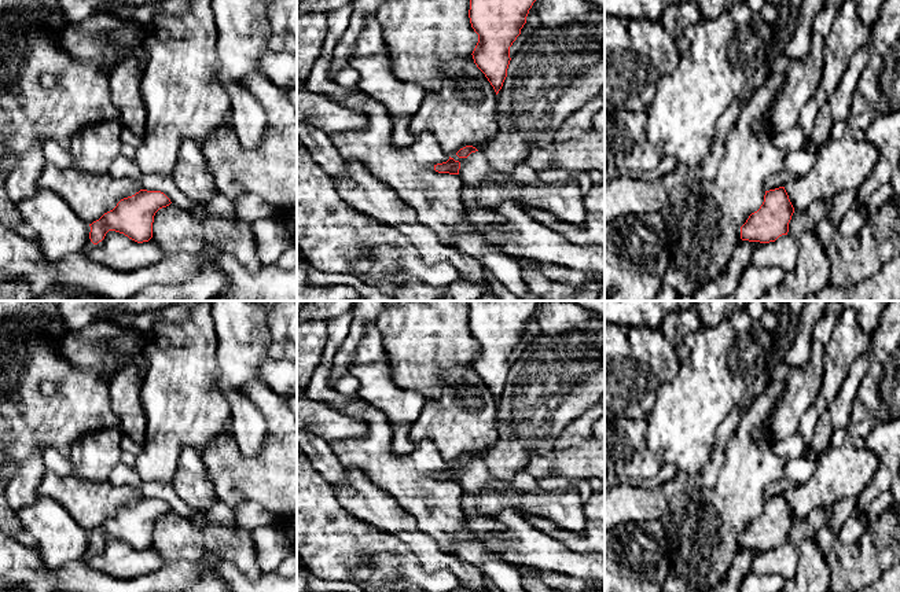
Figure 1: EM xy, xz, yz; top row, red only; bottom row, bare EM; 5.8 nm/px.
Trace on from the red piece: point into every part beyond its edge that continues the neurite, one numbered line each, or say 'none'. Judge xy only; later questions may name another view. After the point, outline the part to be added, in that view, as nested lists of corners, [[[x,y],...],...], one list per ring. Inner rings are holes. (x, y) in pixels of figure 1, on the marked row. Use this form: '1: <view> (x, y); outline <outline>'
none

